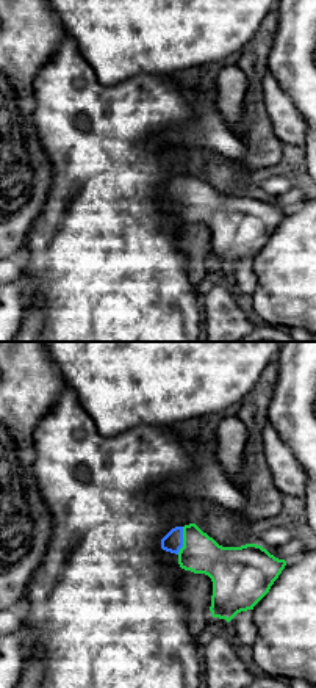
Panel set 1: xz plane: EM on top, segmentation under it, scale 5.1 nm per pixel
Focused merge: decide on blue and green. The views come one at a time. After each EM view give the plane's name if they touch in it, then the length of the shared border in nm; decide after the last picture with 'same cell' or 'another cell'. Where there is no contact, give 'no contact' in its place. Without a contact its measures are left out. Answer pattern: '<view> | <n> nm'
xz | 150 nm

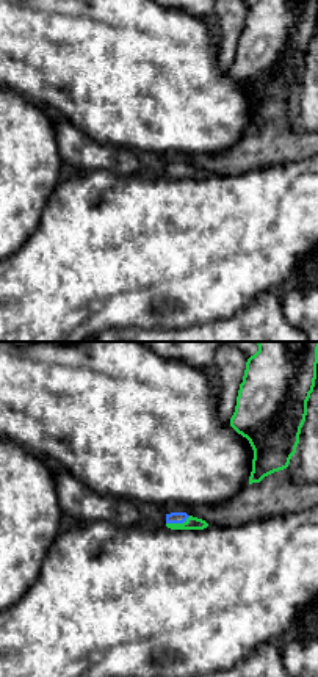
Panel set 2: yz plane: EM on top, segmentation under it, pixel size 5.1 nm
yz | 130 nm

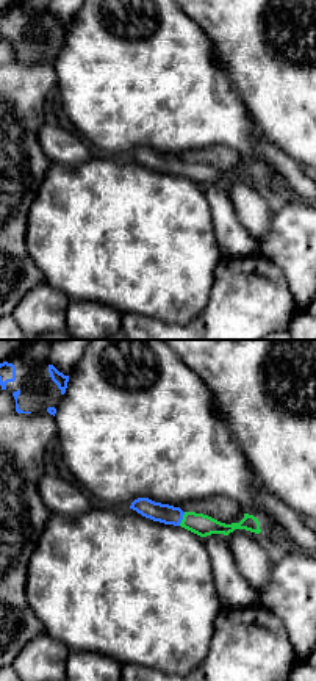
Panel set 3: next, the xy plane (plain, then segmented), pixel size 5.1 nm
xy | 80 nm

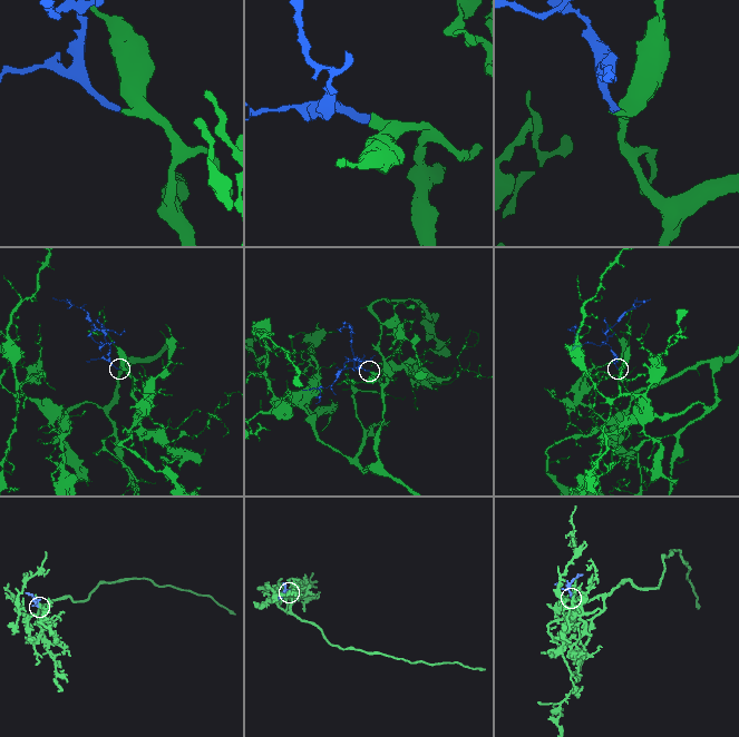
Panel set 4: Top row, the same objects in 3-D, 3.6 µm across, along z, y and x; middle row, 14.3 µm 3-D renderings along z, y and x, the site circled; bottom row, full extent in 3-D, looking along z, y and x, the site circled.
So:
same cell

